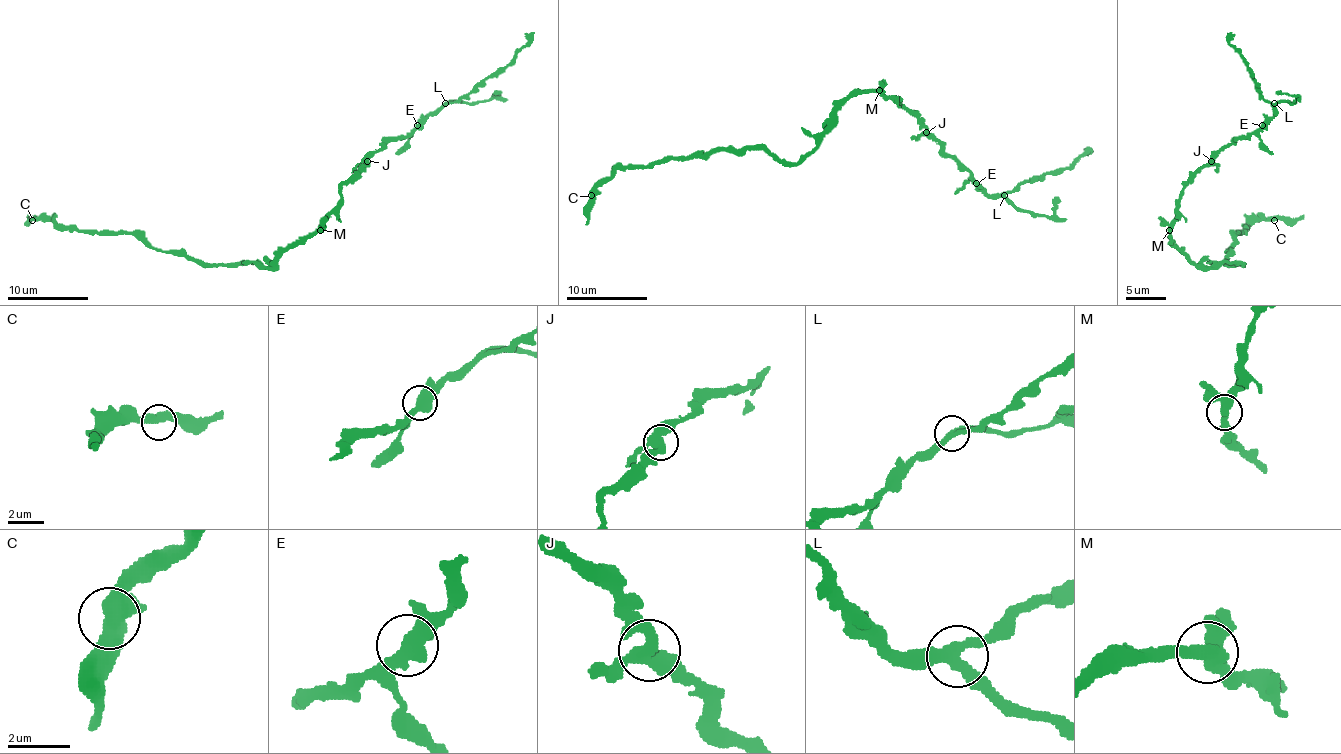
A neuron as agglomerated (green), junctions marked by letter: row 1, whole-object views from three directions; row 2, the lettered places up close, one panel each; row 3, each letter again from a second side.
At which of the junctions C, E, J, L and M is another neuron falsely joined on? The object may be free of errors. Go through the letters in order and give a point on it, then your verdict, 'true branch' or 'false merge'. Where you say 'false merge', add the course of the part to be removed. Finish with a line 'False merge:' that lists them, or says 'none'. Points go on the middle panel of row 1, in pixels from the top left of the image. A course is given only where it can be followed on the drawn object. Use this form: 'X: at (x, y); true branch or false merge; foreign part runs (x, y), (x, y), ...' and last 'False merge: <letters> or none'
C: at (591, 195); true branch
E: at (976, 183); true branch
J: at (926, 132); true branch
L: at (1004, 195); true branch
M: at (879, 90); true branch
False merge: none

